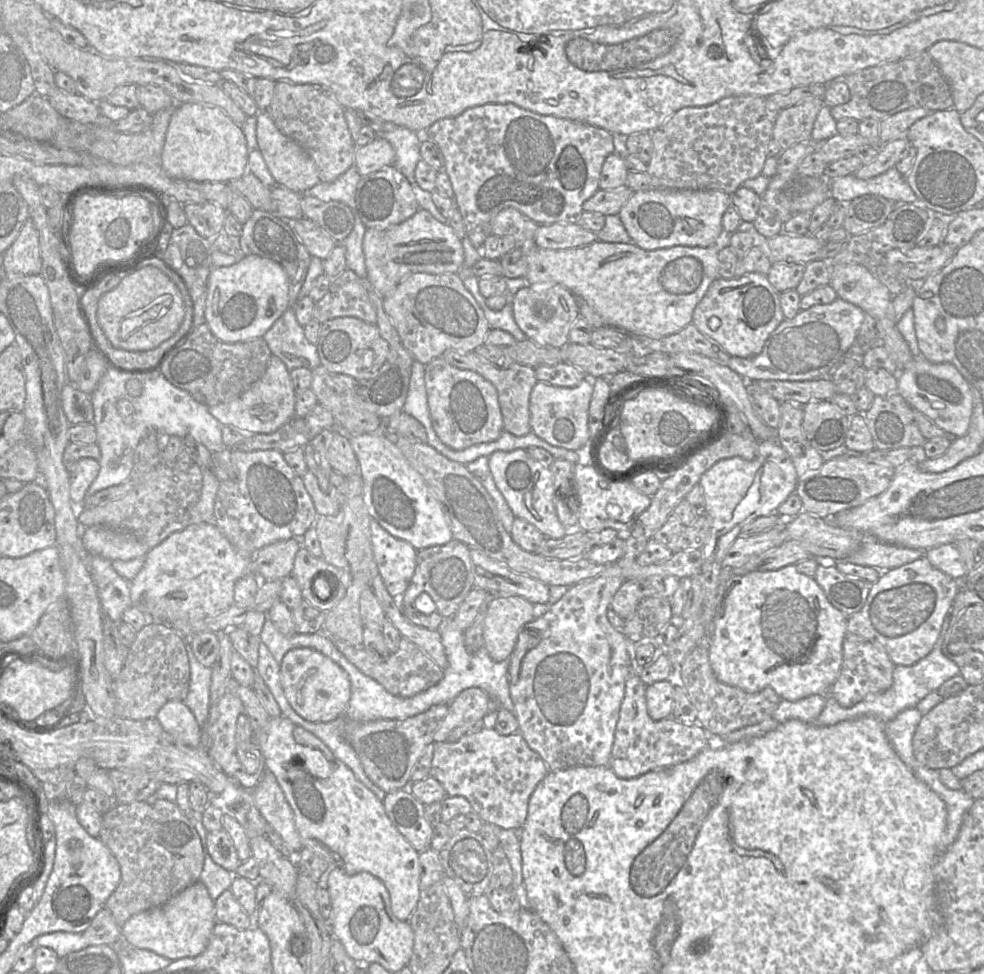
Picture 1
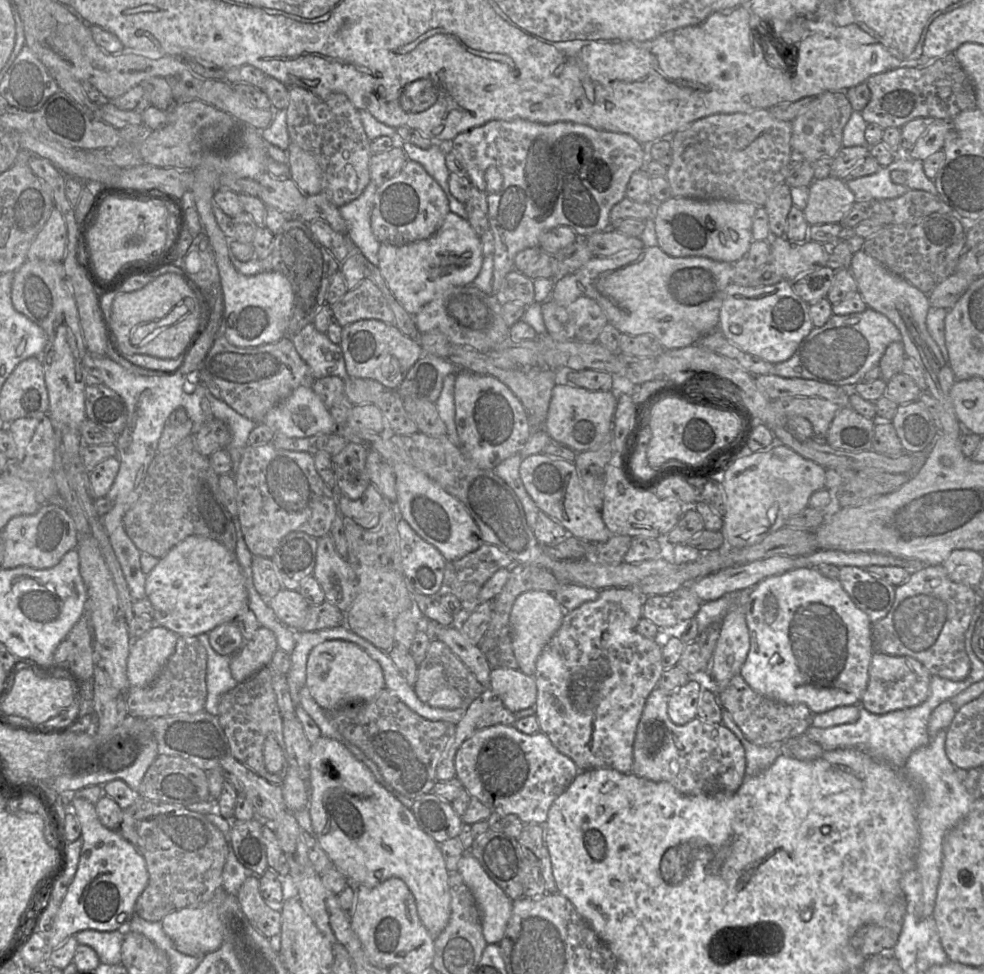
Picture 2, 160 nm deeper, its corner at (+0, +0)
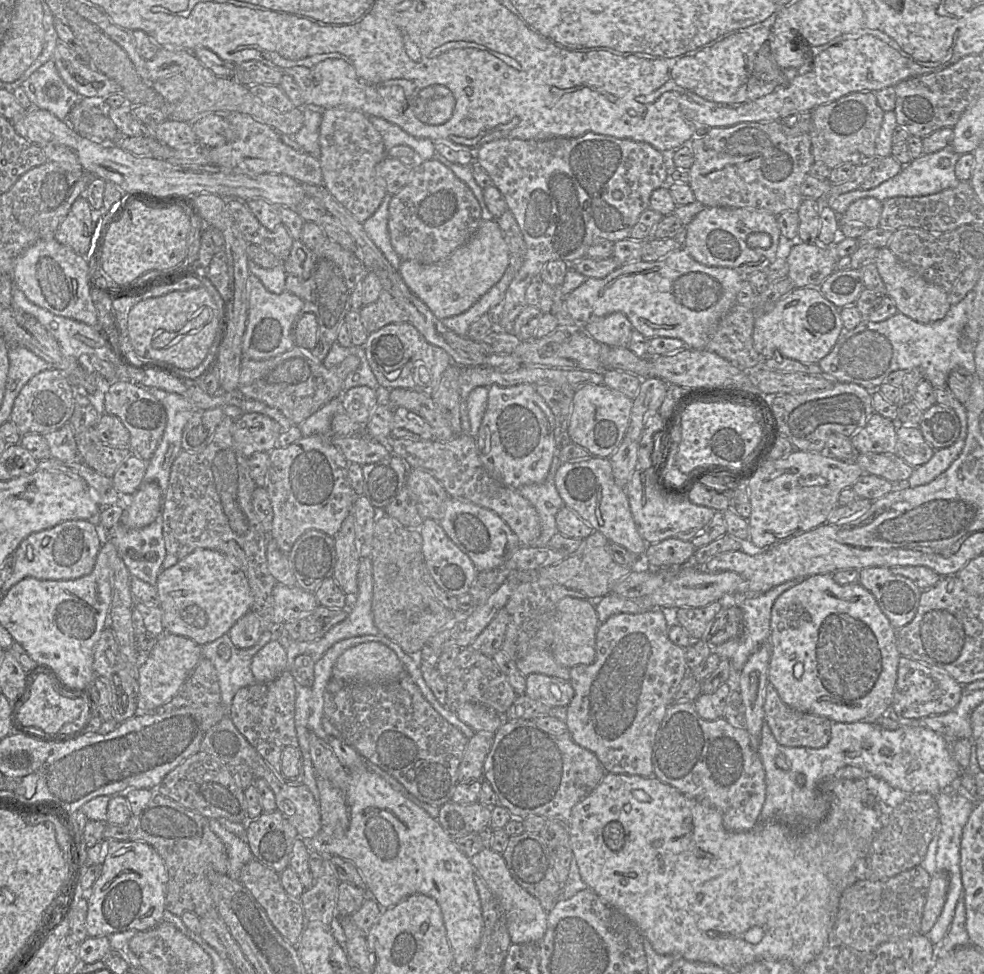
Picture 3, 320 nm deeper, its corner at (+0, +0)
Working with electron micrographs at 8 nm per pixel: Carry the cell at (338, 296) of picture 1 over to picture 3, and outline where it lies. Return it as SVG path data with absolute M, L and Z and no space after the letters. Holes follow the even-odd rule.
M383 289L379 298L359 310L361 322L369 332L375 332L386 325L408 322L408 316L393 295Z

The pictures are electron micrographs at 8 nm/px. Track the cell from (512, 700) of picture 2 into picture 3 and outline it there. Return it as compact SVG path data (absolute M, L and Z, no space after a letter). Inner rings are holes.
M534 673L526 676L524 695L550 707L567 707L574 696L574 689L569 681Z

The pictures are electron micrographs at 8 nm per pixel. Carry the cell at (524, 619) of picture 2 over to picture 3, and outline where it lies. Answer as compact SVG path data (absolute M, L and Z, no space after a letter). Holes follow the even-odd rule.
M564 597L553 612L551 650L555 660L566 667L588 665L595 660L596 632L600 621L592 599Z

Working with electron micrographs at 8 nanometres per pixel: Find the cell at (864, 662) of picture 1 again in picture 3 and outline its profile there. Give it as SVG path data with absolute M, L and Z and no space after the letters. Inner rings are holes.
M901 656L897 669L891 713L896 718L905 719L940 715L953 710L958 705L964 692L964 686L947 673L933 665Z

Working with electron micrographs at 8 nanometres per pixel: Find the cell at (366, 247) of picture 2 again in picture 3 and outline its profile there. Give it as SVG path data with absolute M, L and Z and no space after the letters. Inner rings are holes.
M387 193L376 212L362 224L368 236L380 249L389 264L397 269L402 262L402 259L391 244L388 230L389 204L391 198L392 195Z

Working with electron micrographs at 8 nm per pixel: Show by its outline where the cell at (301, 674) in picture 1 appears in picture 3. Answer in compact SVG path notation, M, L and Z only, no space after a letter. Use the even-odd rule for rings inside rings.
M377 642L348 648L337 658L332 669L332 679L356 683L383 683L406 675L396 653Z

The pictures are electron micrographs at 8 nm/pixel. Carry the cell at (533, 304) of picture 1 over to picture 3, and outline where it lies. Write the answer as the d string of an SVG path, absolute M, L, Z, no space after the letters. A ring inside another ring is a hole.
M614 312L584 325L584 331L599 343L611 347L627 347L635 328L620 312Z

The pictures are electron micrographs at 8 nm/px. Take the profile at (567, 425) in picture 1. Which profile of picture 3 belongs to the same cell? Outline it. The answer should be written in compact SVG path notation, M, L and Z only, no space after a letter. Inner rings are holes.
M585 384L575 390L568 423L570 440L588 450L593 457L609 458L620 446L630 421L632 398L604 384Z

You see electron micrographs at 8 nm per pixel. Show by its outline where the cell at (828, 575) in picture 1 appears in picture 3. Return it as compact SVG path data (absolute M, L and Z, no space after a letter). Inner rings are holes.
M869 567L859 570L858 583L874 596L895 630L914 618L923 590L910 579L886 567Z

